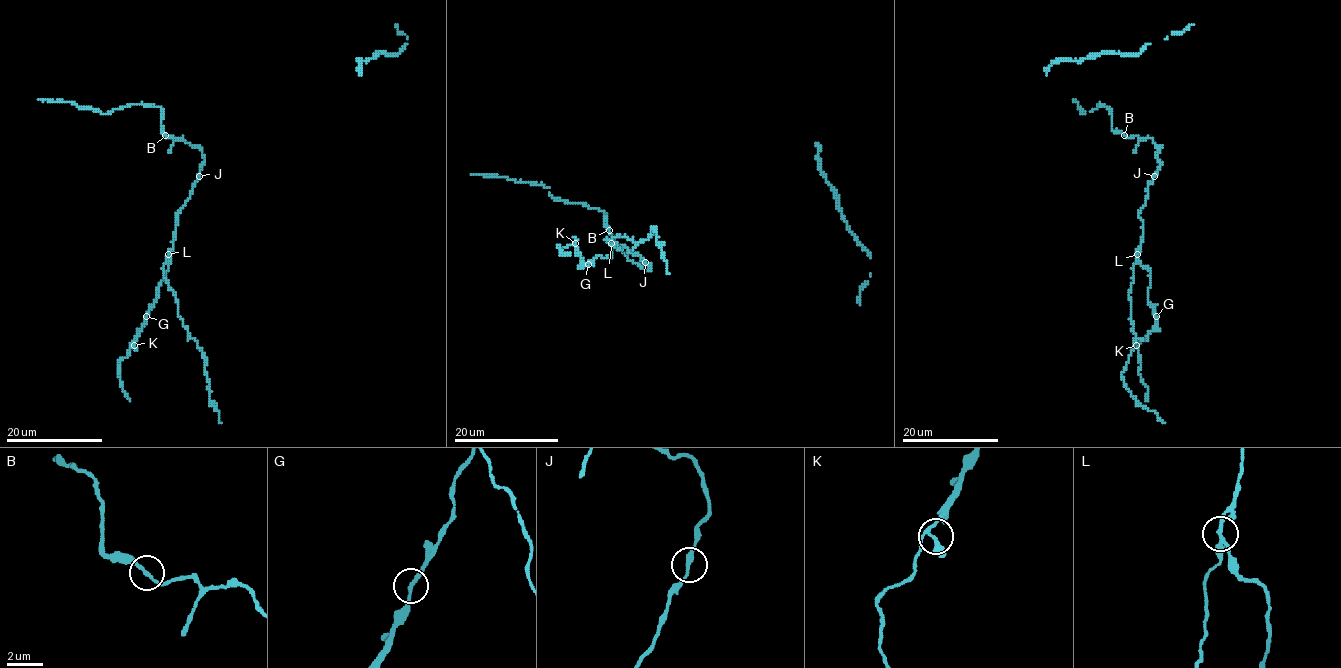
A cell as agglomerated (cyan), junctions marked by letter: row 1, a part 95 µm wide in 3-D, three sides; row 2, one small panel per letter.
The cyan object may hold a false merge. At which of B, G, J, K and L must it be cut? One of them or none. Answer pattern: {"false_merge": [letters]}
{"false_merge": ["L"]}

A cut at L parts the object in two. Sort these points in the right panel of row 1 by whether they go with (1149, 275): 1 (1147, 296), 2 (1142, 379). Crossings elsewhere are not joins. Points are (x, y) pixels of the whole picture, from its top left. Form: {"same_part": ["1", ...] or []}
{"same_part": ["1", "2"]}

